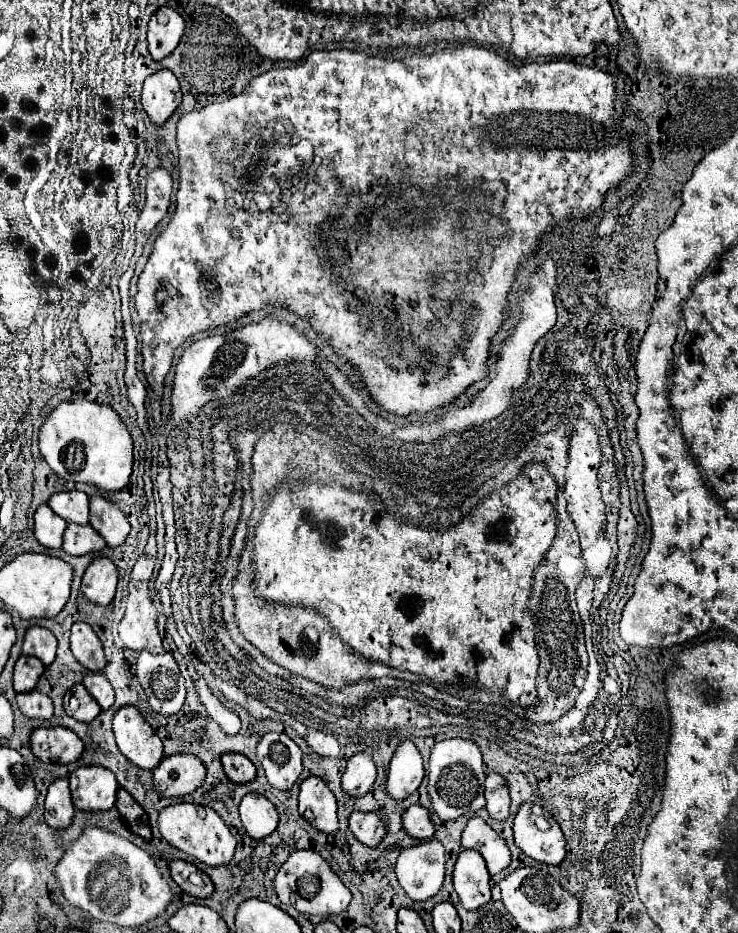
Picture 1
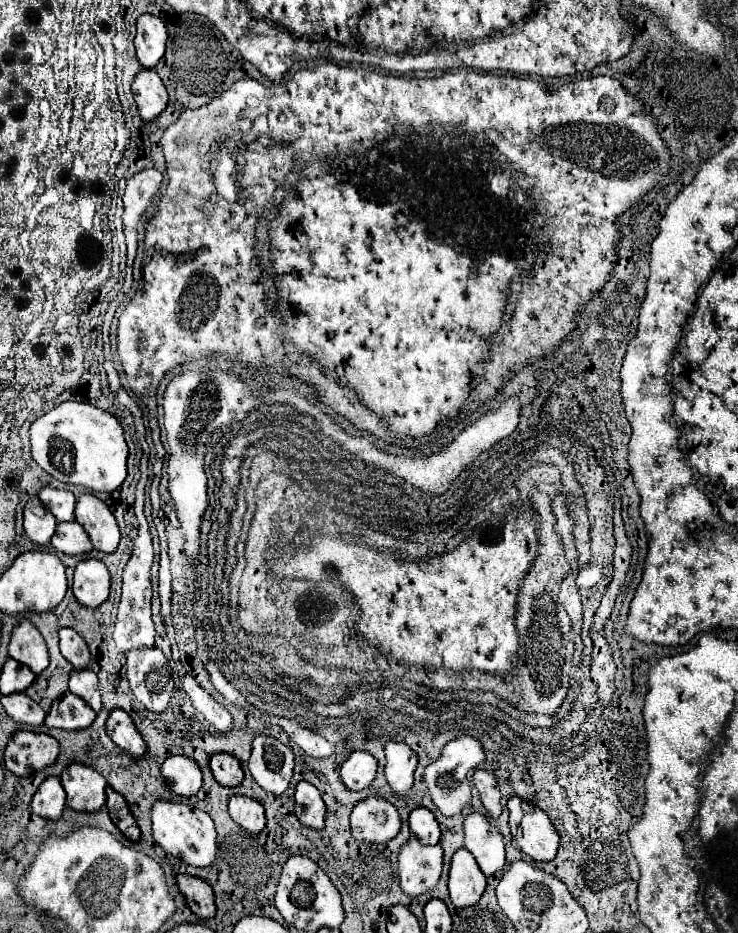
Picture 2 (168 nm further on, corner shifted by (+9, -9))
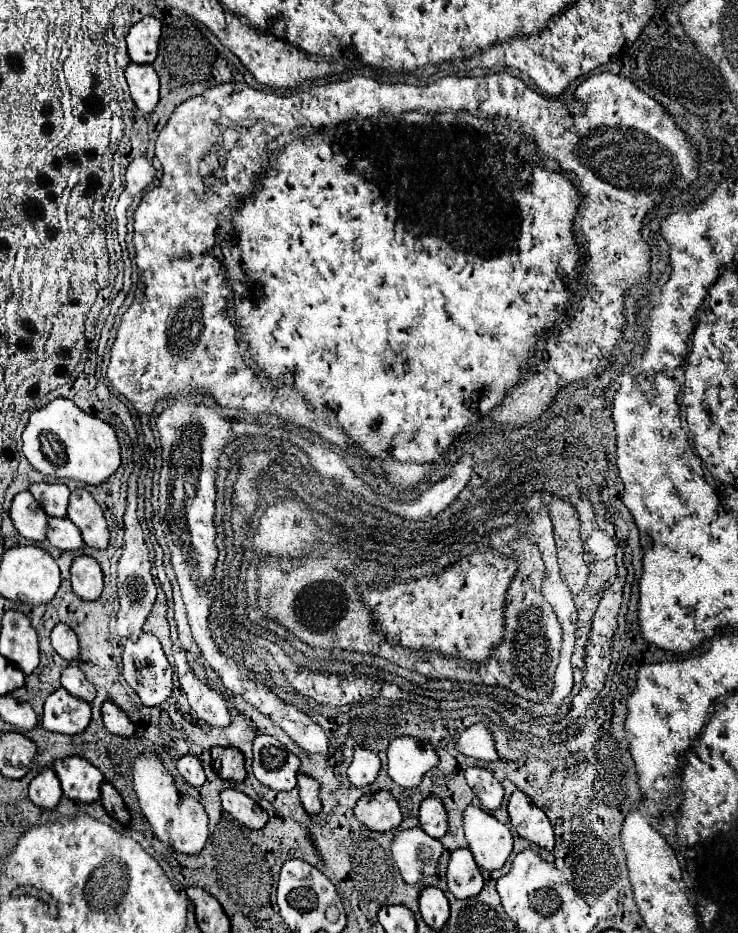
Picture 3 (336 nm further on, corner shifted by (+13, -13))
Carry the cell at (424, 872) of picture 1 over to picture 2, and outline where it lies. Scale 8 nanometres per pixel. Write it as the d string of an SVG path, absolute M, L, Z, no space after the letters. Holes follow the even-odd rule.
M414 836L408 844L402 846L398 854L398 880L404 894L418 898L424 892L430 892L442 872L442 848L422 846Z

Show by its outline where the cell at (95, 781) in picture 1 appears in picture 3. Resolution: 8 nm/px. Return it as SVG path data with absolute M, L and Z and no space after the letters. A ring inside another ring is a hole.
M66 756L54 762L54 772L60 778L66 798L78 802L96 802L100 798L102 772L80 756Z

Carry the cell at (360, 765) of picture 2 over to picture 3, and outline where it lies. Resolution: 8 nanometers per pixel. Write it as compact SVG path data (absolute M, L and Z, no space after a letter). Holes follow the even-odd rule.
M356 748L354 760L348 768L348 778L352 780L352 784L354 786L368 786L376 780L378 772L380 772L380 758L366 748Z

